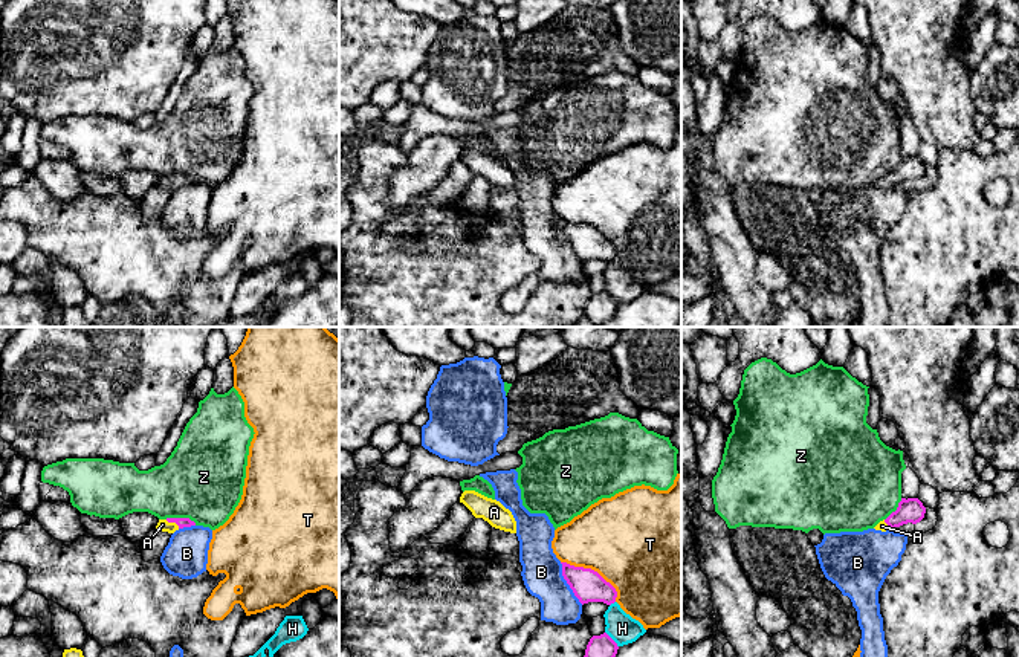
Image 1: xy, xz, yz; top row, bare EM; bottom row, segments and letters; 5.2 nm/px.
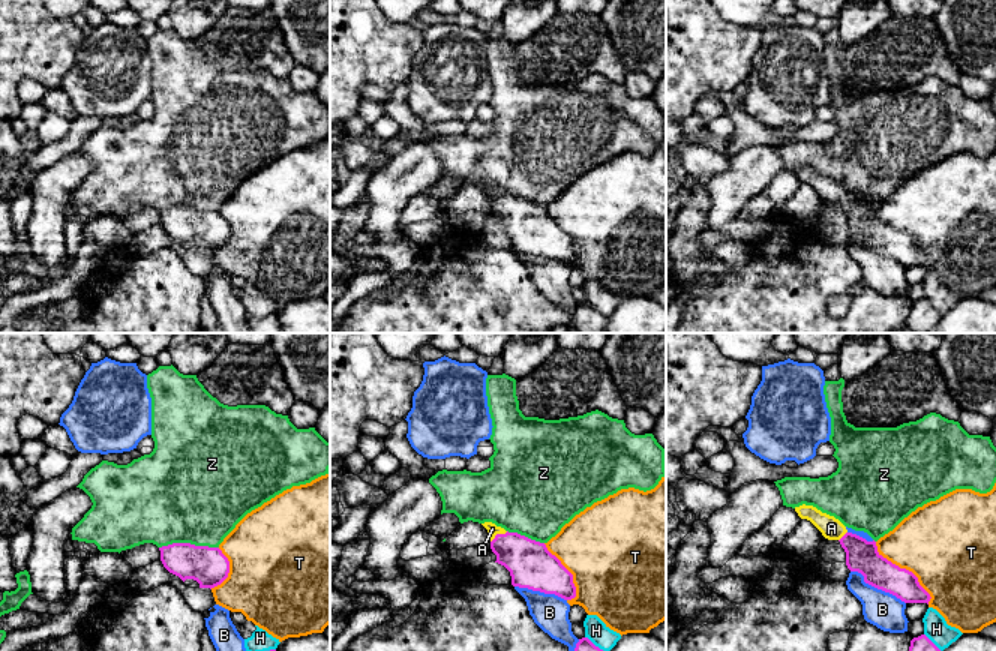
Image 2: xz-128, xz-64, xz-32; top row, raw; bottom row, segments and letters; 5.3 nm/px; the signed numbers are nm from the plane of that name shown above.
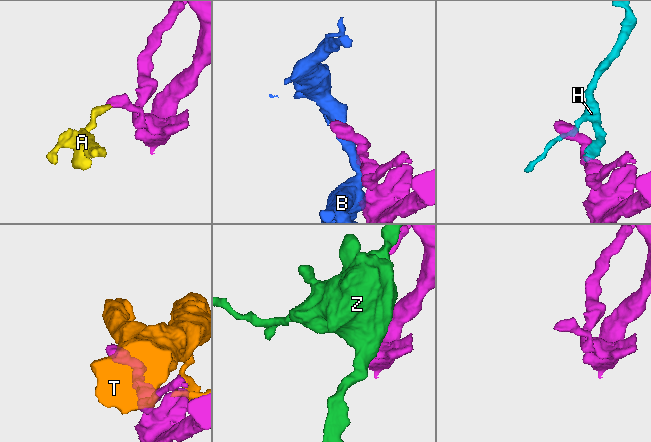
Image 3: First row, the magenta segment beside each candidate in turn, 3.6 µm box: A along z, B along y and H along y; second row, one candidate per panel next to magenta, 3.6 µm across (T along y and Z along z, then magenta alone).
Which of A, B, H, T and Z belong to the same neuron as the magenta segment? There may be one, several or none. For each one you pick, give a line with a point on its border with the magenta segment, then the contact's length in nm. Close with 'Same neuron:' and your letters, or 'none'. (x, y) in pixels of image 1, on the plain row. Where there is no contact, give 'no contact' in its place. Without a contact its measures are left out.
A: meets magenta in xy at (173, 179); contact 90 nm long
Same neuron: A

